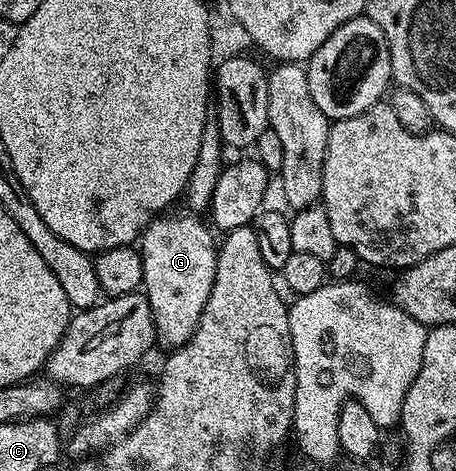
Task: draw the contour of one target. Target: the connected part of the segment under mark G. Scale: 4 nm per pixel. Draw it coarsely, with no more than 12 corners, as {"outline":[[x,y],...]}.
{"outline":[[186,213],[137,246],[156,339],[193,336],[213,292],[217,238]]}

